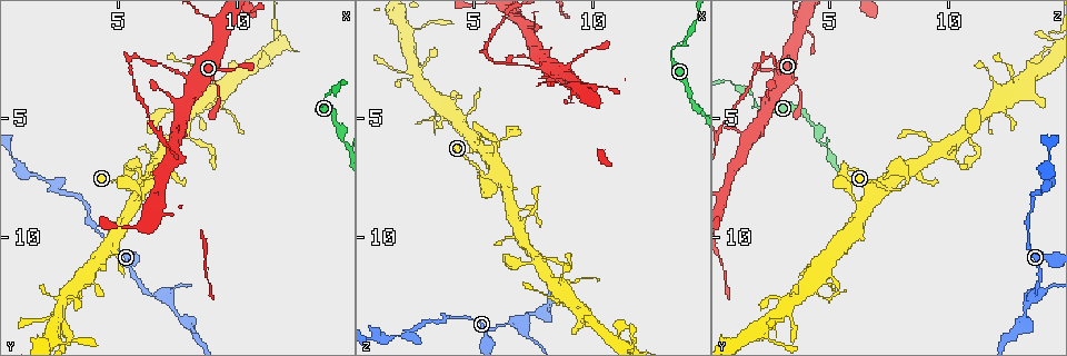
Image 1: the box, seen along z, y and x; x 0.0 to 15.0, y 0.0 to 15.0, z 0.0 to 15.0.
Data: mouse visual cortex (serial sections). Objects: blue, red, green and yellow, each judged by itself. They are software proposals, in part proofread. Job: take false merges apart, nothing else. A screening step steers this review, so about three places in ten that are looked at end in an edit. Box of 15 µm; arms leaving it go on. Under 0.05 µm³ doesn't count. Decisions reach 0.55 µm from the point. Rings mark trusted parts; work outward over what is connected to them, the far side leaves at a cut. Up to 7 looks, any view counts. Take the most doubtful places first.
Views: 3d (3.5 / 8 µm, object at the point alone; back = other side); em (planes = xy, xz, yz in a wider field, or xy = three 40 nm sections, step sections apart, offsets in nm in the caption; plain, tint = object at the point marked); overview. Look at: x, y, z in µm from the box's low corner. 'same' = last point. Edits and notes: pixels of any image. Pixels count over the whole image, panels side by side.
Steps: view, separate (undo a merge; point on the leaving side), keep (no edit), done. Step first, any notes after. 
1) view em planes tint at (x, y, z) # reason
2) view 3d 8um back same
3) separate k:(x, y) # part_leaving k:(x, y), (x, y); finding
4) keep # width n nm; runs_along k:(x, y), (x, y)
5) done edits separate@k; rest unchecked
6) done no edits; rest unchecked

view 3d 3.5um at (6.9, 12.5, 13.5) # a fork

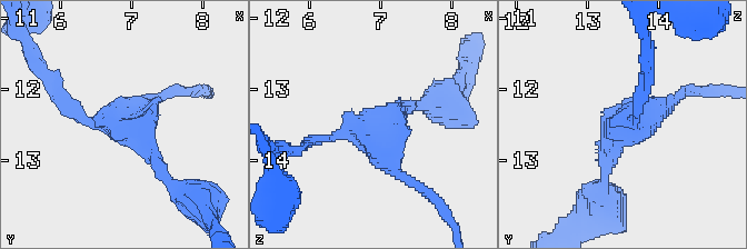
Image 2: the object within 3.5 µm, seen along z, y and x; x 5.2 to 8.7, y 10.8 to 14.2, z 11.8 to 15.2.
view em xy step 5 tint at (6.85, 12.50, 13.60) # now the EM

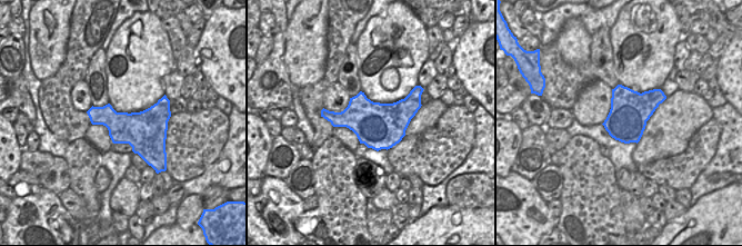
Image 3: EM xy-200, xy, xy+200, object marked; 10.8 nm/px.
view em xy step 1 tint same # another direction

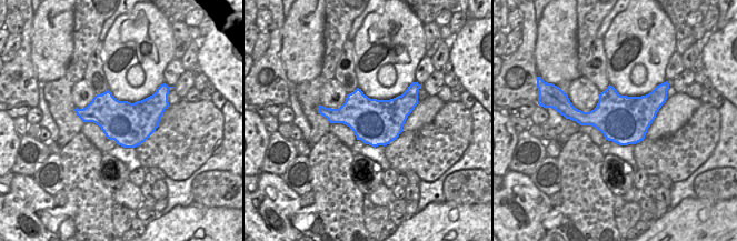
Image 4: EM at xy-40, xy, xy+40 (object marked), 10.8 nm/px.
keep # runs_along 2:(58, 93), (89, 121), (137, 131), (161, 172); all the same cell

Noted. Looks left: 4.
view em xy step 2 tint at (13.6, 4.1, 1.9) # a narrow waist

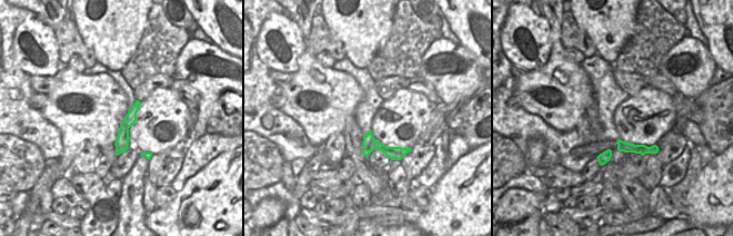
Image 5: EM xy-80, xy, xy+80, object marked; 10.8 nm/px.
view 3d 3.5um same

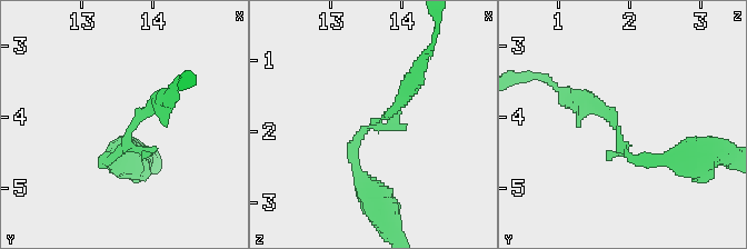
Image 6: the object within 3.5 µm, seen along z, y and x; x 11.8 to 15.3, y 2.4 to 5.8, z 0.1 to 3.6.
keep # arm_widths 150, 200 nm; runs_along 6:(656, 162), (630, 158), (608, 115), (565, 93); one cell here

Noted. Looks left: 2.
view 3d 3.5um at (8.0, 3.4, 2.7)

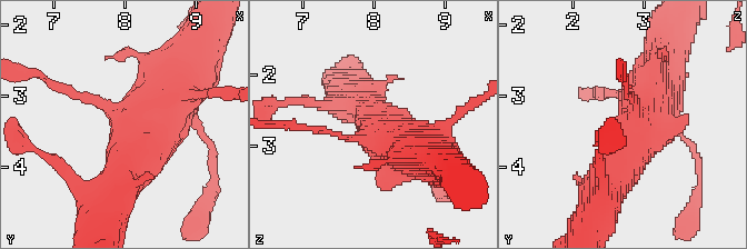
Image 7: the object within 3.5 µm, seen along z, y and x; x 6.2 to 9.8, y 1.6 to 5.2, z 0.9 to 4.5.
view em xy step 2 tint at (8.00, 3.40, 2.80)

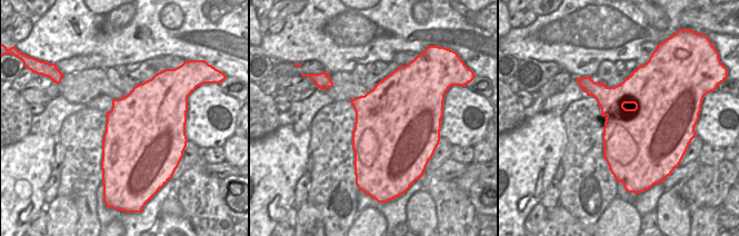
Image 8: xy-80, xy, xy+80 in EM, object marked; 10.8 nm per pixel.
separate 7:(66, 88) # two cells meet here

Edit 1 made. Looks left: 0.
done edits separate@7; rest unchecked

